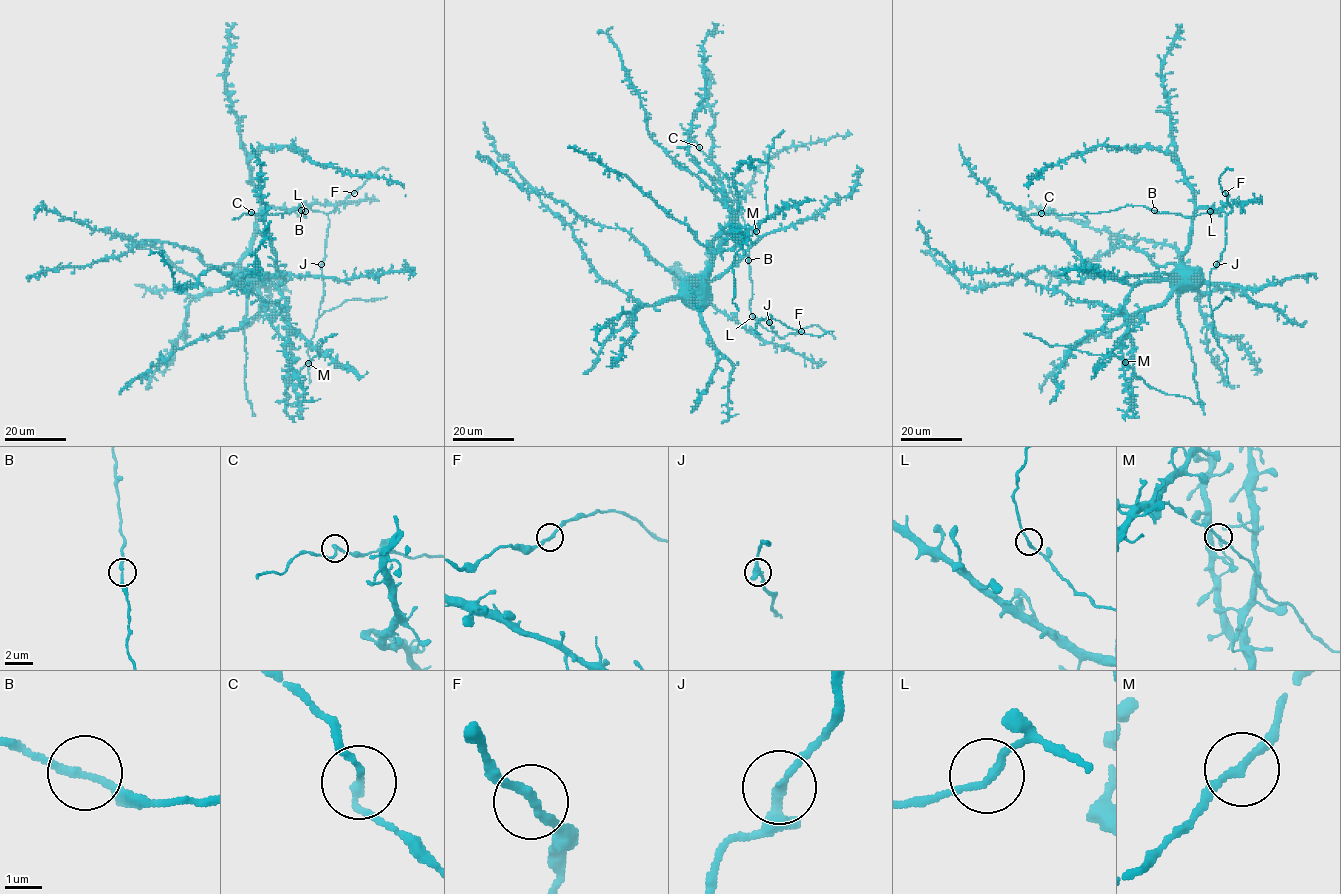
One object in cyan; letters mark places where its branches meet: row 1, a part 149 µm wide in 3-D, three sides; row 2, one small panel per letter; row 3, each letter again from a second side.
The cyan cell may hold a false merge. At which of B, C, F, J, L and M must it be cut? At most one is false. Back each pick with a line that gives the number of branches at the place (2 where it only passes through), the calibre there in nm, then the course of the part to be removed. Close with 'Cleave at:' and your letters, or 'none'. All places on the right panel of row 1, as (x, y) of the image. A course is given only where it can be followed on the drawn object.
Cleave at: none

